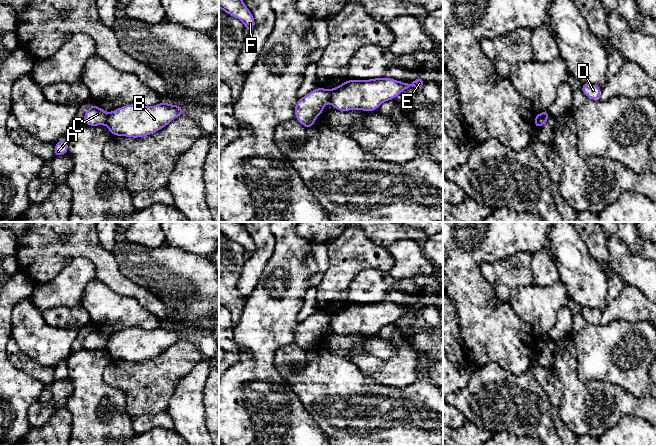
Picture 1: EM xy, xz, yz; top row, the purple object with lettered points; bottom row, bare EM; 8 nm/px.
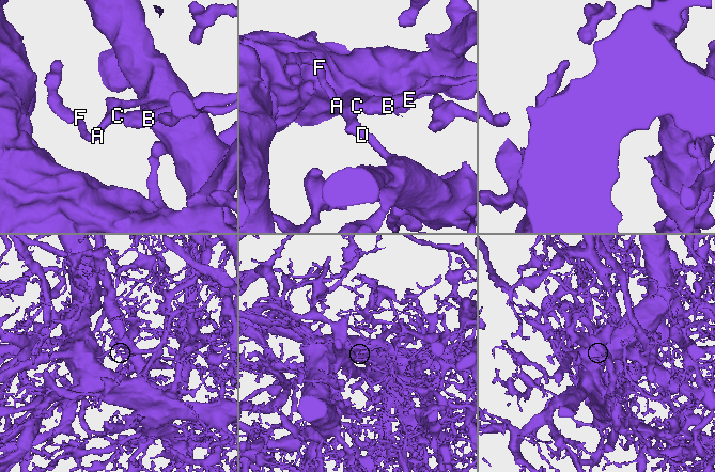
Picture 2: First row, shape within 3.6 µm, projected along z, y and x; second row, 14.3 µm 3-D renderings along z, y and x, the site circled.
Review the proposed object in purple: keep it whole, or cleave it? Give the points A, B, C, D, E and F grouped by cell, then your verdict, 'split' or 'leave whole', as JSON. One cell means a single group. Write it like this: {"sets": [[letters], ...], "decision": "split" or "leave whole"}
{"sets": [["A", "C", "D", "F"], ["B", "E"]], "decision": "split"}

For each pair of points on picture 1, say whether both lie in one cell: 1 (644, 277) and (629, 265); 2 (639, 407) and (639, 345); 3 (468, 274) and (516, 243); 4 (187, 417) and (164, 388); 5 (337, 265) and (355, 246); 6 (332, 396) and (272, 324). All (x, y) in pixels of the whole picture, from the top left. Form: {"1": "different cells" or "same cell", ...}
{"1": "same cell", "2": "different cells", "3": "same cell", "4": "different cells", "5": "same cell", "6": "different cells"}

